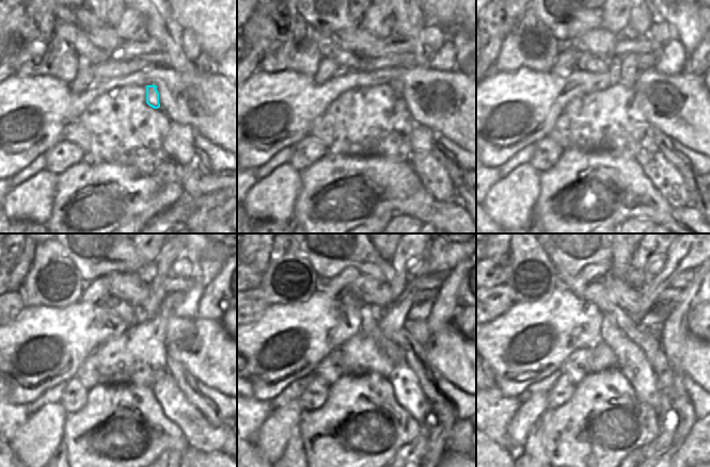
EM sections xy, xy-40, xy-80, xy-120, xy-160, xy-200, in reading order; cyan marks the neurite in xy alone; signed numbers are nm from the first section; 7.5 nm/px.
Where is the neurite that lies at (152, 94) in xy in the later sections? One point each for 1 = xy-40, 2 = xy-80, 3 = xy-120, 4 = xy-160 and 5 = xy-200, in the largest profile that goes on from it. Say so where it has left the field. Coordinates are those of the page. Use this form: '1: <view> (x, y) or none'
1: xy-40 (396, 85)
2: xy-80 (629, 71)
3: xy-120 (159, 271)
4: xy-160 (398, 267)
5: xy-200 (641, 255)

